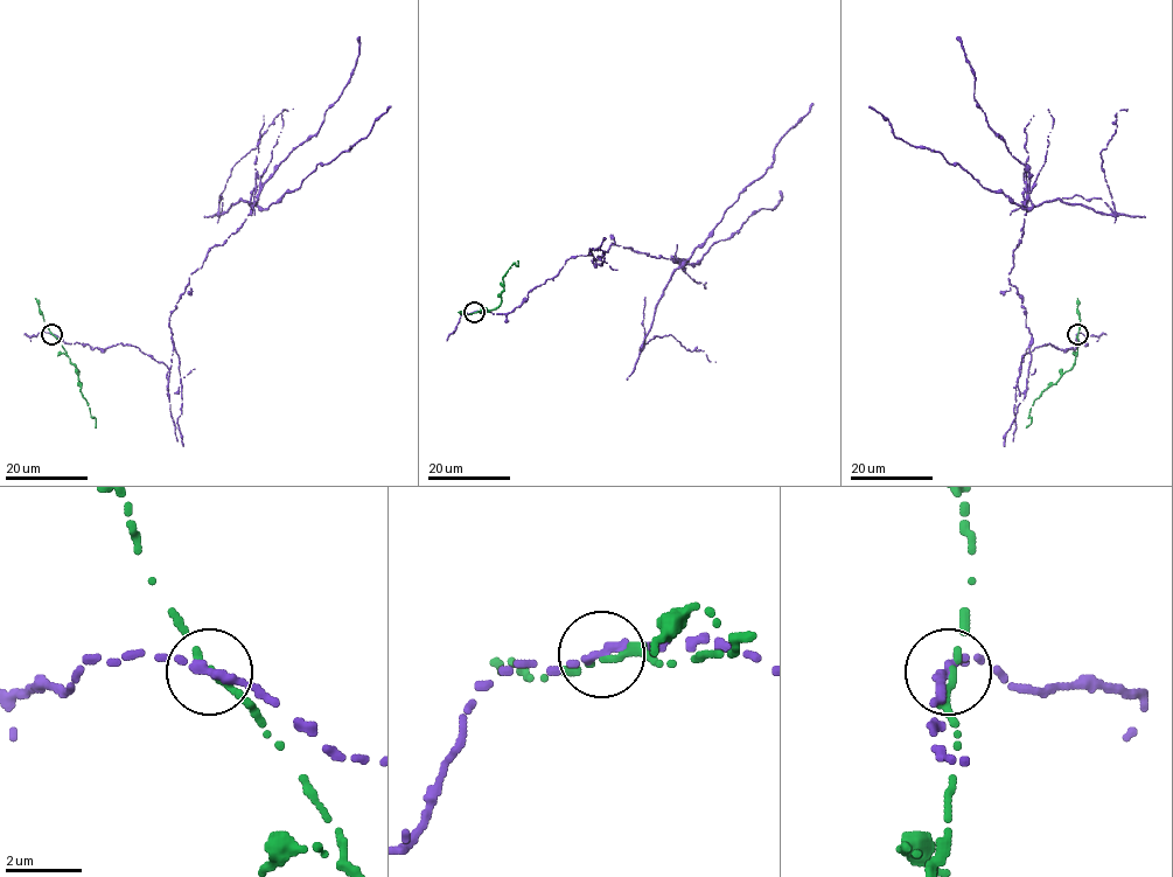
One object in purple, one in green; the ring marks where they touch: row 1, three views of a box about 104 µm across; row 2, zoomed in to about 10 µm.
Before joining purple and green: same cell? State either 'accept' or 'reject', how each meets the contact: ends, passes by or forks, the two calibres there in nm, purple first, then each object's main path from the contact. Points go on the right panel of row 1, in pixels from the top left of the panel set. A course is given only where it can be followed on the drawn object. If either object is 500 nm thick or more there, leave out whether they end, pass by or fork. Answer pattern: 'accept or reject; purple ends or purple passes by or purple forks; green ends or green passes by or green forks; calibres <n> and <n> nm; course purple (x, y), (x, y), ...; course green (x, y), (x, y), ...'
reject; purple passes by; green passes by; calibres 240 and 140 nm; course purple (1077, 334), (1025, 354), (1013, 422), (1032, 342), (1009, 275), (1026, 201), (1111, 214), (1101, 152), (1128, 109); course green (1077, 334), (1075, 364), (1034, 401), (1028, 413), (1032, 420), (1026, 427)

